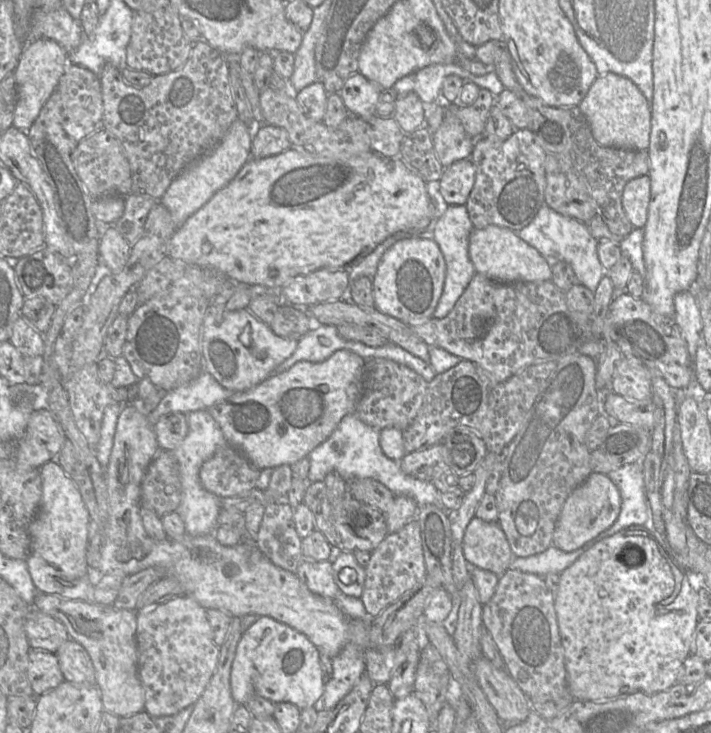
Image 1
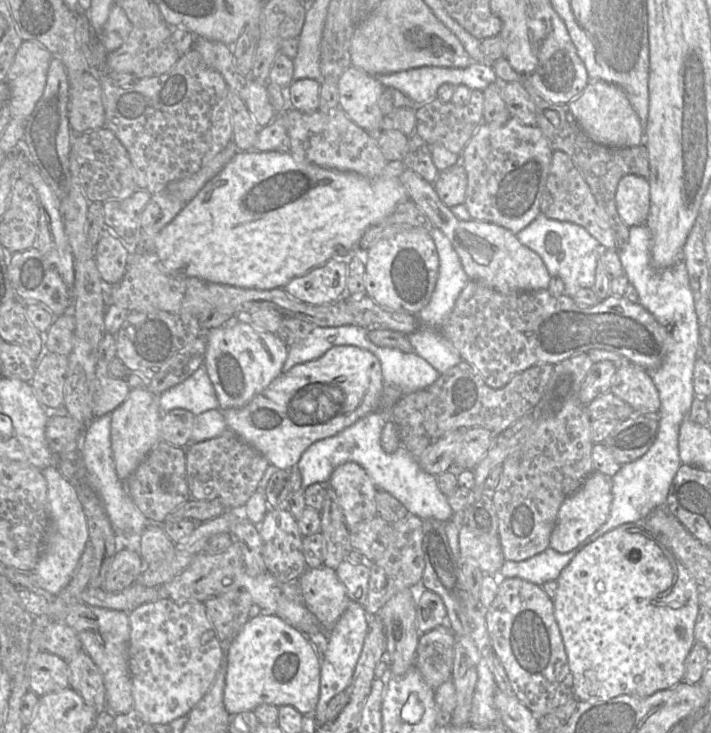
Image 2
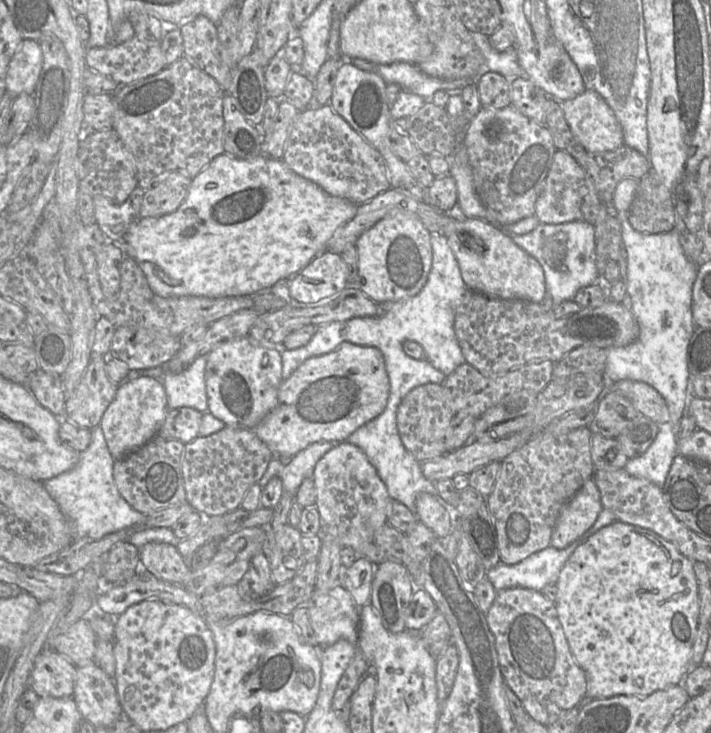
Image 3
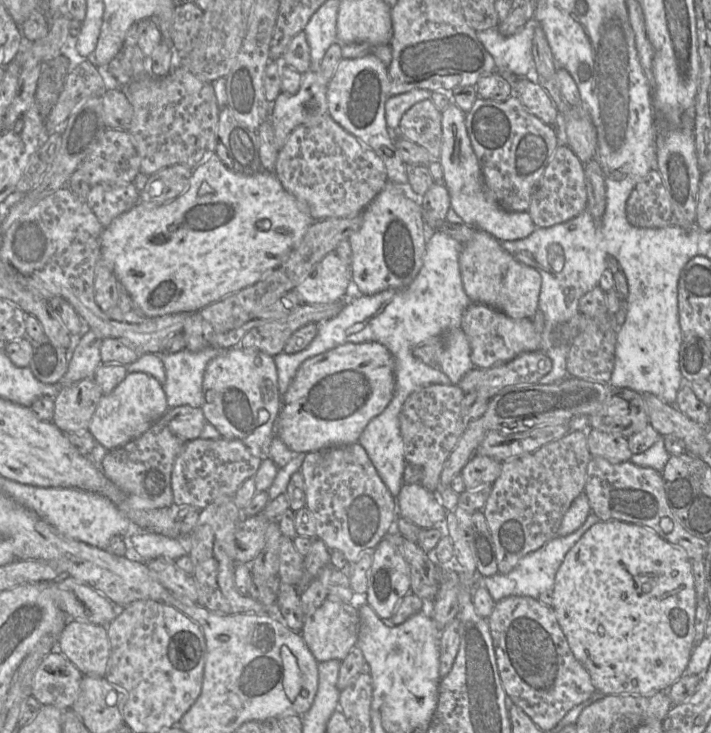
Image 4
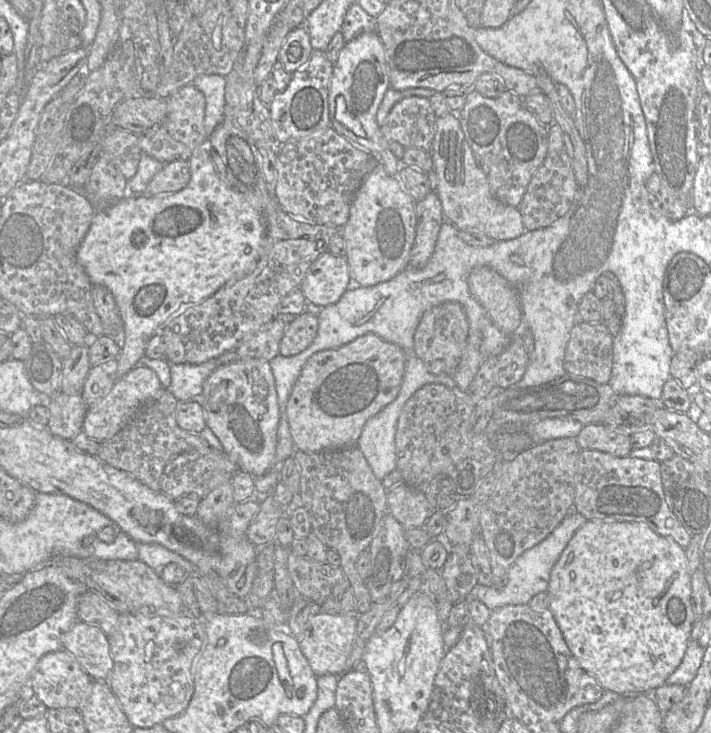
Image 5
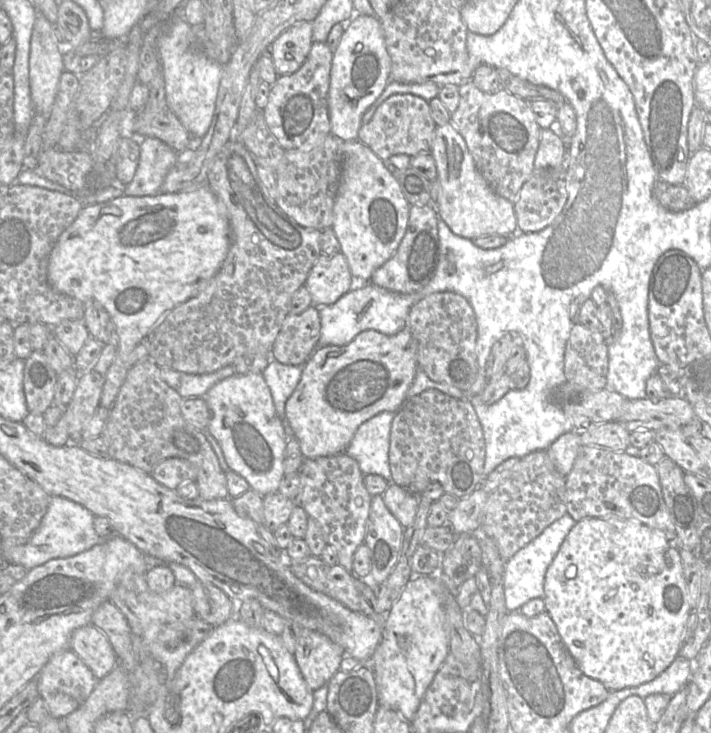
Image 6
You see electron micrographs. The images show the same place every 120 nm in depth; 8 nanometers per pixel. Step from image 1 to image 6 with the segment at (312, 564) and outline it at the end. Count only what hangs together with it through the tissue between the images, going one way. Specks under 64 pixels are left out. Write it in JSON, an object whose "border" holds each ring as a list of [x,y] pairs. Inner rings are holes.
{"border":[[[309,629],[302,630],[293,655],[312,691],[329,682],[340,670],[340,663],[346,656],[343,647],[329,637]]]}

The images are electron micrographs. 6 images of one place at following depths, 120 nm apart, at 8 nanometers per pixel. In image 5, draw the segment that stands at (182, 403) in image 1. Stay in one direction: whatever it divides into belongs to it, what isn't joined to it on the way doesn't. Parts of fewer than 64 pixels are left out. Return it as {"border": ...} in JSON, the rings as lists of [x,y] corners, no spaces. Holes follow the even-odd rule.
{"border":[[[230,350],[201,364],[169,363],[171,371],[169,390],[179,401],[189,401],[203,392],[205,380],[215,369],[238,359],[236,351]]]}

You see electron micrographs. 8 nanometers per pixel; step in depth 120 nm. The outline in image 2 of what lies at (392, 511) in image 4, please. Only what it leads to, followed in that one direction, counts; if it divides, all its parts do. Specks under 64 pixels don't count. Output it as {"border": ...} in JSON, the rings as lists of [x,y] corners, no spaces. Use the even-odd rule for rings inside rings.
{"border":[[[359,464],[339,465],[332,472],[328,485],[336,493],[348,531],[377,515],[377,487]]]}

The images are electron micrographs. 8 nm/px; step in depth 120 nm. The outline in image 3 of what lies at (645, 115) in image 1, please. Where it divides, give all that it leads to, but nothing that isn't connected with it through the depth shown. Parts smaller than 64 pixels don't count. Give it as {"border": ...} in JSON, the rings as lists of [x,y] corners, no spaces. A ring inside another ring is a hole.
{"border":[[[584,90],[573,99],[561,102],[565,120],[574,138],[589,152],[613,151],[624,144],[622,128],[612,109],[595,91]]]}

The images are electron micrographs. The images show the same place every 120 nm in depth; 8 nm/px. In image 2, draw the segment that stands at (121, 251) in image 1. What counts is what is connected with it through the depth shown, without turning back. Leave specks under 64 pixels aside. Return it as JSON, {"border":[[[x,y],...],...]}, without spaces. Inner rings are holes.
{"border":[[[105,228],[95,247],[95,261],[102,279],[108,284],[122,280],[129,249],[110,229]]]}

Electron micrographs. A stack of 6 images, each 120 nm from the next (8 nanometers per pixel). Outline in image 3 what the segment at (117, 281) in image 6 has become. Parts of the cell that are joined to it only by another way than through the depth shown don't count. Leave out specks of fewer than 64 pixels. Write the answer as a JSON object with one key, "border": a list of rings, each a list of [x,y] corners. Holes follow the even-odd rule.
{"border":[[[228,154],[216,156],[192,179],[188,194],[179,208],[160,217],[138,218],[124,236],[125,255],[133,258],[143,270],[150,288],[159,296],[205,296],[210,298],[241,296],[272,288],[280,280],[288,280],[321,253],[328,251],[327,243],[341,226],[353,219],[358,205],[341,197],[332,196],[316,183],[293,172],[282,159],[273,159],[263,154],[250,160],[242,160]]]}

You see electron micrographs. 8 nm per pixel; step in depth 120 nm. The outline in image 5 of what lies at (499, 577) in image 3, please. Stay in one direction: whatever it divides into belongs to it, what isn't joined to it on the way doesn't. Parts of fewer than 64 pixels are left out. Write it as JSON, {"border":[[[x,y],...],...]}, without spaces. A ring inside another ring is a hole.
{"border":[[[576,511],[567,514],[560,524],[541,542],[524,551],[511,565],[508,572],[508,582],[502,589],[493,586],[477,584],[465,597],[467,600],[478,599],[491,611],[505,605],[527,604],[533,596],[541,592],[547,592],[550,573],[559,559],[561,553],[567,546],[574,533],[587,521],[587,519]]]}

